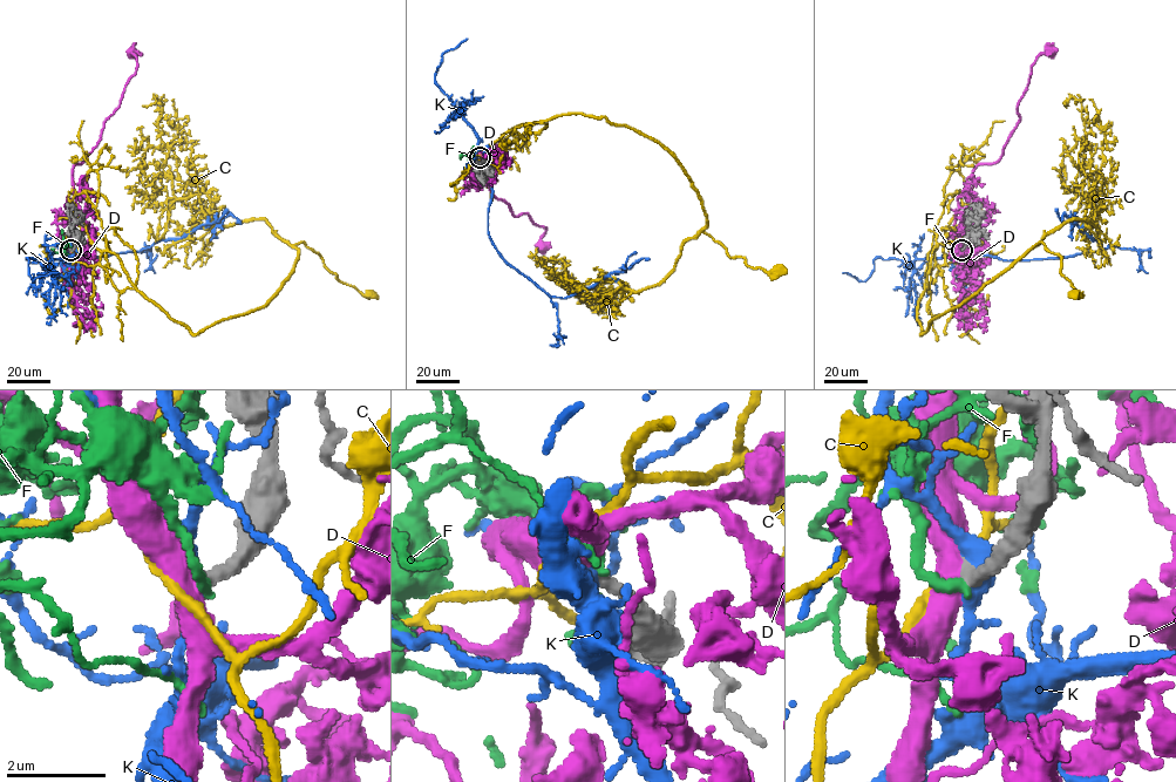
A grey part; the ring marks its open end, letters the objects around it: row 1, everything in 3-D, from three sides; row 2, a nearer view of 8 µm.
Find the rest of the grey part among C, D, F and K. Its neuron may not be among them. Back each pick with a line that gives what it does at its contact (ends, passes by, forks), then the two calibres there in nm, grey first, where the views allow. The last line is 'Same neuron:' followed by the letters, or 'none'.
D: it passes by; 320 nm thick on the grey side, 500 nm on the other
Same neuron: D

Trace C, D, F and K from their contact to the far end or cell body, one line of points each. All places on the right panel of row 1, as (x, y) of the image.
C: (962, 250), (945, 266), (929, 253), (917, 318), (920, 334), (1040, 242), (1061, 258), (1060, 272), (1074, 292)
D: (962, 250), (959, 223), (972, 206), (972, 170), (999, 158), (1020, 120), (1017, 107), (1032, 63), (1051, 53)
F: (962, 250), (958, 246), (954, 247), (959, 251), (952, 251), (950, 243), (960, 230)
K: (962, 250), (962, 254), (1007, 260), (1100, 249), (1100, 239), (1064, 213), (1064, 224)

